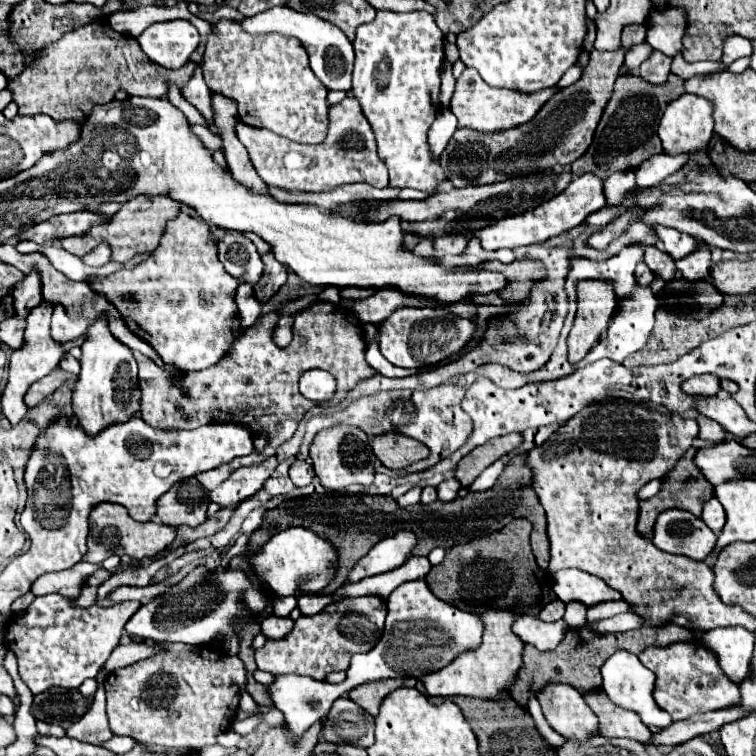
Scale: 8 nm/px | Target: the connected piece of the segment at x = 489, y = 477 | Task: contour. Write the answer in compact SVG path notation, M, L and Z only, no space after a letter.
M498 459L498 461L492 463L490 467L486 467L486 469L476 477L476 481L470 485L470 491L472 491L472 493L488 491L488 489L496 483L496 479L500 477L500 473L502 473L504 467L506 467L506 463L504 463L502 459Z

